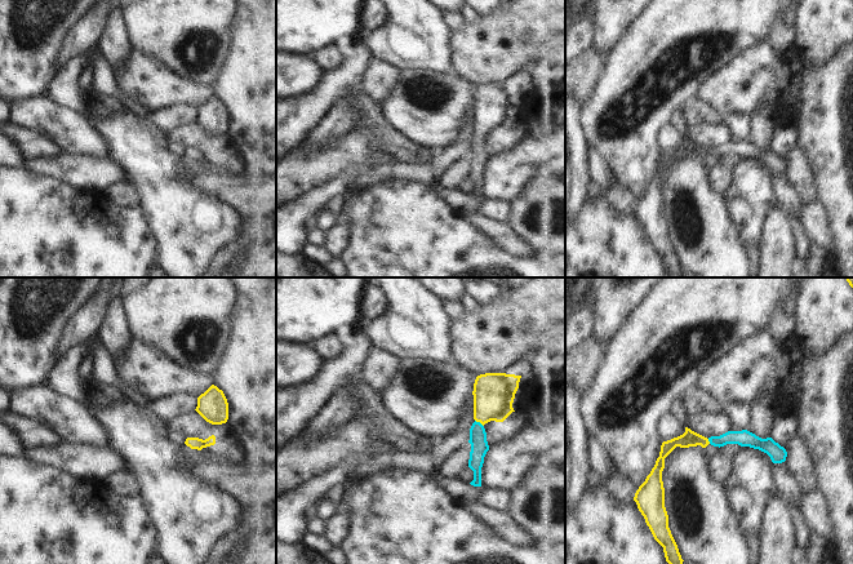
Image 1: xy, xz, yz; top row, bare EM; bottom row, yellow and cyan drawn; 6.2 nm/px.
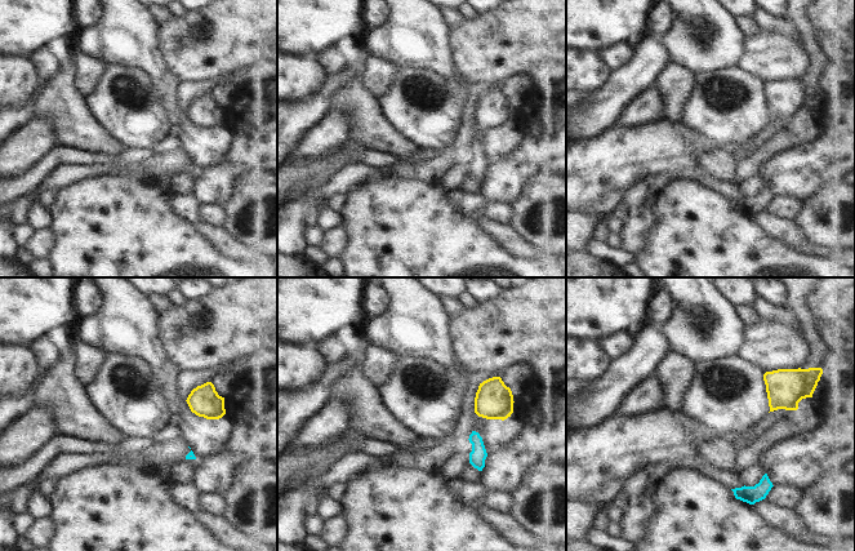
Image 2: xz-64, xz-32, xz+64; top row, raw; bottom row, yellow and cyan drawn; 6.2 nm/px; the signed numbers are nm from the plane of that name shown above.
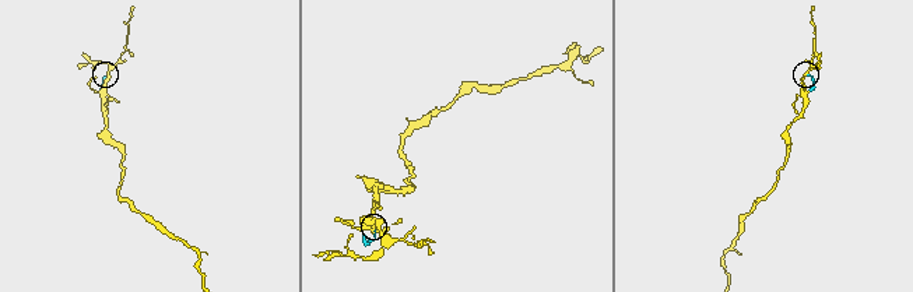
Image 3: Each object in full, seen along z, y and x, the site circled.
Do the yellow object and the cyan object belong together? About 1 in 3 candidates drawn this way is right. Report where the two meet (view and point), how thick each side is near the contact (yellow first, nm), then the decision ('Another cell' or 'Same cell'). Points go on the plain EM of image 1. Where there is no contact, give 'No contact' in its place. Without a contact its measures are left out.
Touches yellow at xz (479, 132). Thickness 260 nm (yellow) against 110 nm. Same cell

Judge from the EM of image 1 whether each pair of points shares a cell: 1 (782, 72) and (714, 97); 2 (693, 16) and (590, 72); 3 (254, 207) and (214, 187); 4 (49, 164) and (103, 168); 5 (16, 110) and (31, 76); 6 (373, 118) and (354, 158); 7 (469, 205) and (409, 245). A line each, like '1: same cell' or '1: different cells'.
1: same cell
2: different cells
3: same cell
4: same cell
5: different cells
6: different cells
7: different cells

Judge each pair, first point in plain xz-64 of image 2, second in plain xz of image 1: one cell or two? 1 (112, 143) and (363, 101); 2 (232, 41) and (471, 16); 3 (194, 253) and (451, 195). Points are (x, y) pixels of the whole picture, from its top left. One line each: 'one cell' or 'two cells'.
1: one cell
2: two cells
3: two cells

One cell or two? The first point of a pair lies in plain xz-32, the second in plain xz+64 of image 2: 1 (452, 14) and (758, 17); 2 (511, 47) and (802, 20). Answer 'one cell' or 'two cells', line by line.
1: two cells
2: two cells

